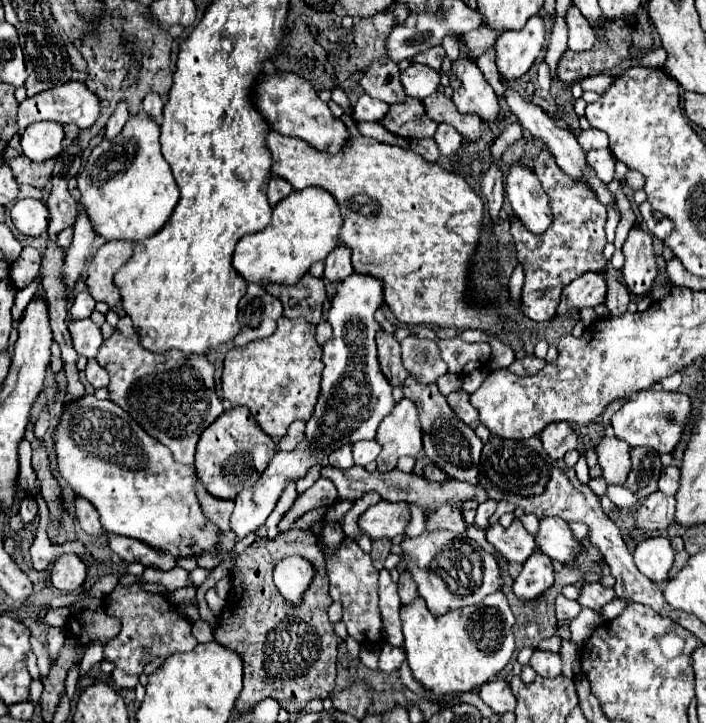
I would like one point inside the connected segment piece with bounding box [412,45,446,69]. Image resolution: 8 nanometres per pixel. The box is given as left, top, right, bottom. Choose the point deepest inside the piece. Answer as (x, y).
(433, 57)

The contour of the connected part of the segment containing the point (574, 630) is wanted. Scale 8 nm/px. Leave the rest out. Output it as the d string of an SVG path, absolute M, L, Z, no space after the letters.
M584 607L580 611L580 615L570 623L570 633L572 633L572 639L578 643L578 647L582 647L588 641L592 631L600 625L598 621L600 621L598 613L588 609L588 607Z

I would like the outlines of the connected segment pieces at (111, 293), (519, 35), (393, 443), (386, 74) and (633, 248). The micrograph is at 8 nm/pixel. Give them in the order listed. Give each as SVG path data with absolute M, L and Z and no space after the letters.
M106 241L88 265L86 287L96 301L104 301L110 307L120 303L120 291L114 285L116 271L132 257L130 241Z
M540 15L530 17L524 29L500 33L496 39L496 65L506 79L522 77L536 61L546 41L546 27Z
M404 397L400 403L396 403L392 413L388 413L388 417L384 417L384 421L380 423L378 433L376 433L376 441L382 445L382 453L376 459L378 471L392 471L400 457L404 457L404 455L416 457L420 453L420 449L422 449L422 427L418 421L416 403L412 399Z
M382 57L380 63L372 63L360 77L360 87L374 99L384 103L404 101L406 93L400 83L398 63Z
M632 227L622 247L626 263L622 267L624 283L634 295L650 295L656 279L656 263L652 251L652 237L642 227Z

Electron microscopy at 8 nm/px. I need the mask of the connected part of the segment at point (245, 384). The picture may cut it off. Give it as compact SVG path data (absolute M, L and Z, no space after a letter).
M282 317L276 333L272 337L252 341L252 345L244 347L232 347L226 353L224 359L224 371L222 371L222 391L224 399L228 399L232 405L246 405L250 413L254 415L256 423L262 427L264 433L270 437L284 437L288 431L288 425L296 419L308 421L312 417L312 409L316 405L316 397L320 395L320 373L324 369L322 363L322 347L316 341L316 325L304 321L304 319L288 319Z

